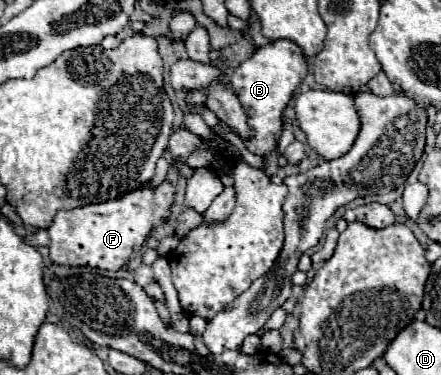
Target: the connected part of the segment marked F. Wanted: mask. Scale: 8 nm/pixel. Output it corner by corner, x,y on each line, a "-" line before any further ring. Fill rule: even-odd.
167,180
159,186
151,182
141,184
125,196
105,200
99,204
87,204
73,210
61,210
55,214
53,224
47,228
51,238
51,260
59,266
89,266
101,270
121,270
141,254
141,248
151,230
171,218
171,206
175,202
175,186

